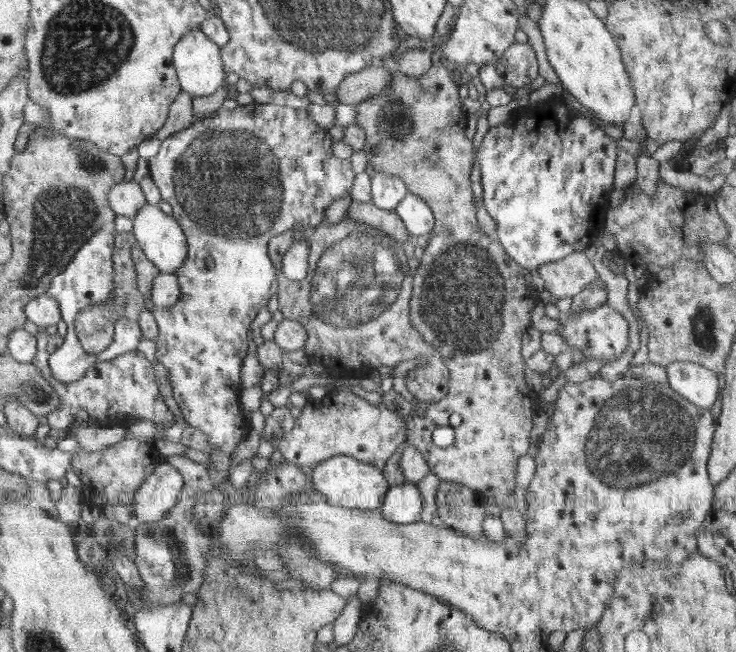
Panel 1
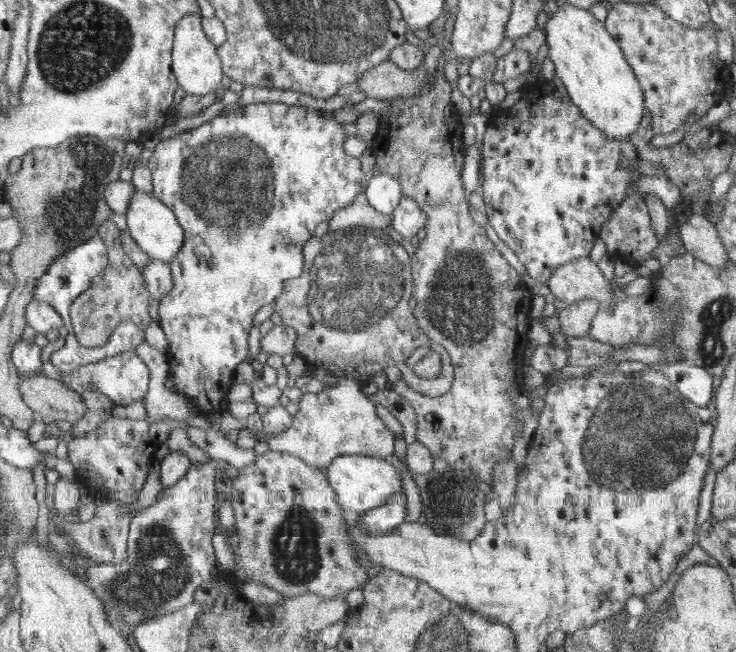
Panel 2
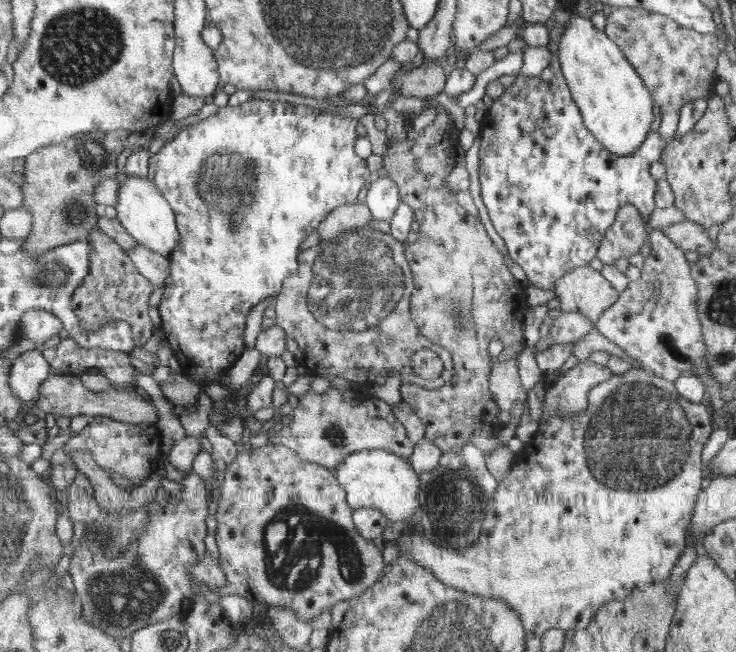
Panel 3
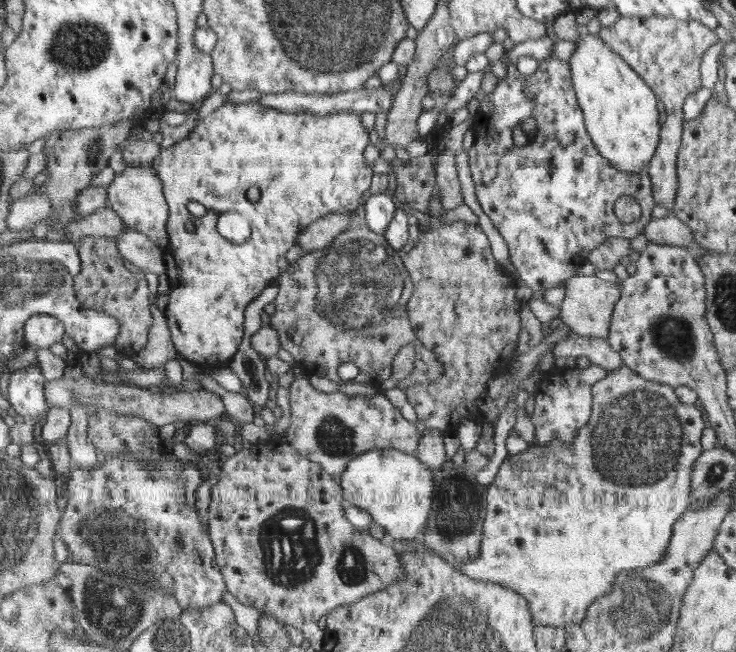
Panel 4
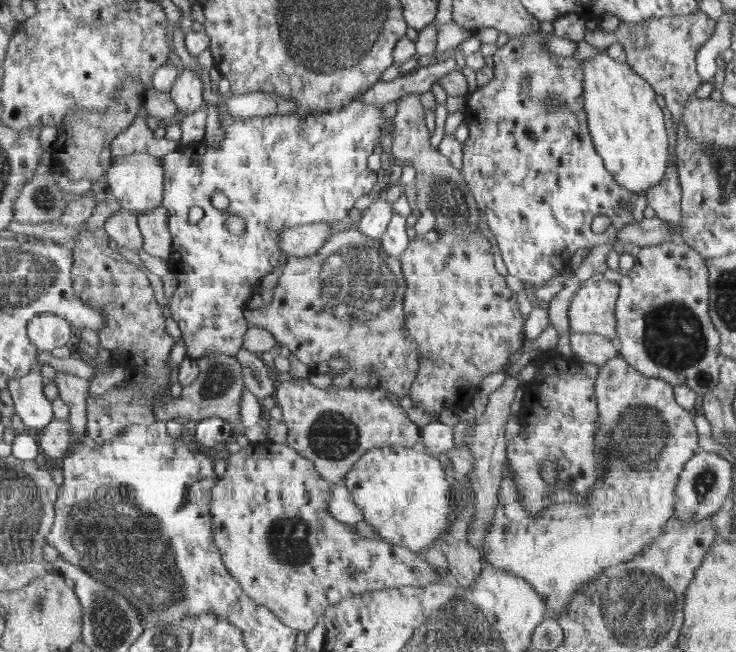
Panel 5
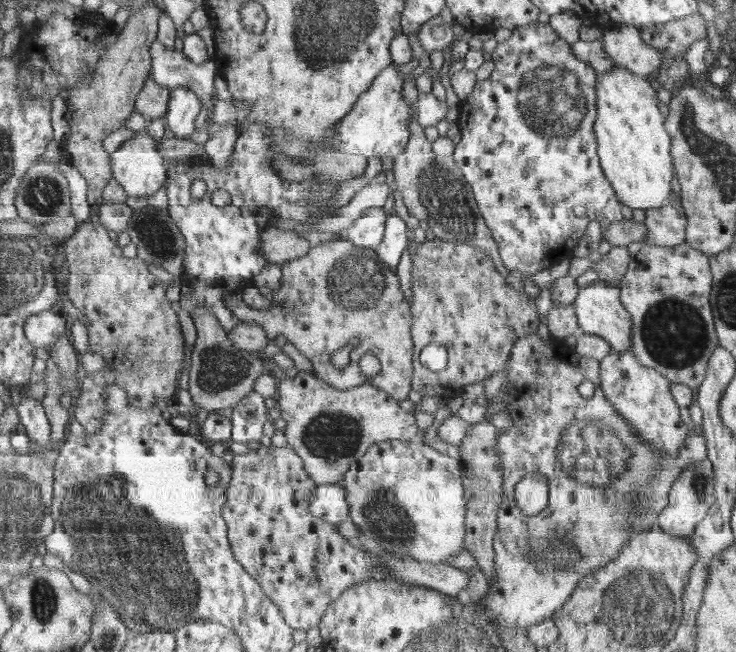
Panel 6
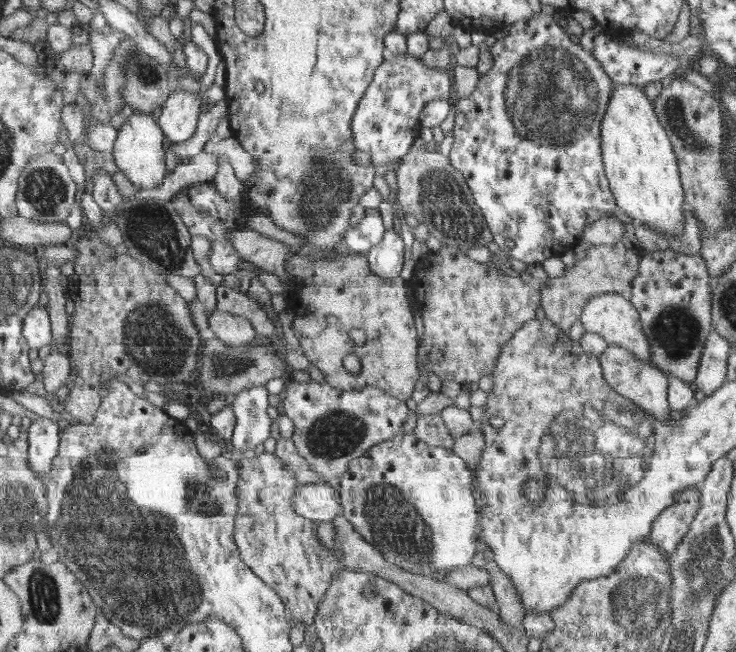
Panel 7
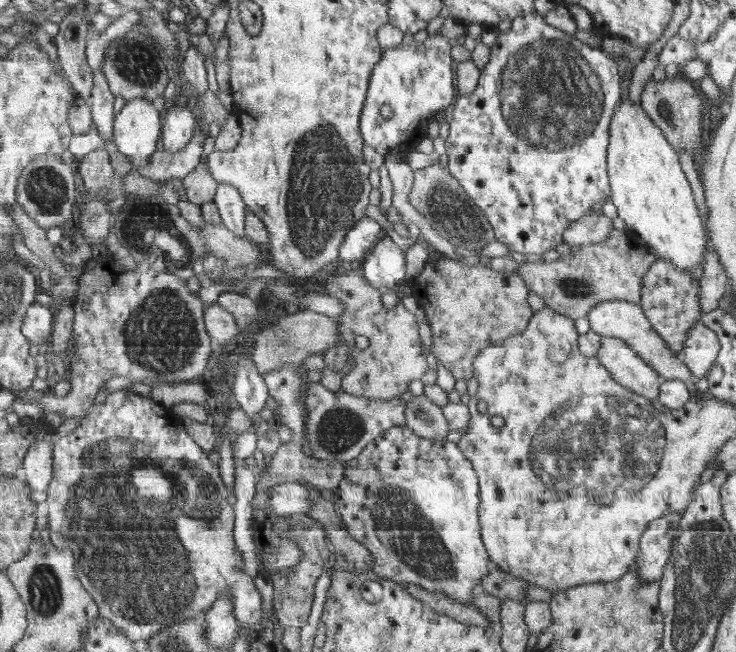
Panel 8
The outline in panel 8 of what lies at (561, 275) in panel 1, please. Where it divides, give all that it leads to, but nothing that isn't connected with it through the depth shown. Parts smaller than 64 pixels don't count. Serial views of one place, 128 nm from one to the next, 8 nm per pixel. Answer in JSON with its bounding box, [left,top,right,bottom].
[588,300,701,400]

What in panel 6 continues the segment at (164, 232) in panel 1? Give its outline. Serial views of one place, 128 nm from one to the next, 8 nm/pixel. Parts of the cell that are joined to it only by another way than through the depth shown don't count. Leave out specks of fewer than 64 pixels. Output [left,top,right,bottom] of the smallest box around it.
[111,129,169,197]

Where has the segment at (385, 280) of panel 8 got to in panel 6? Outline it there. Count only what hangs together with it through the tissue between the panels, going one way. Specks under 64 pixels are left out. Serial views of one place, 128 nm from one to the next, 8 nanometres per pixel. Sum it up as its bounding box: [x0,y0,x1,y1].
[377,211,408,270]

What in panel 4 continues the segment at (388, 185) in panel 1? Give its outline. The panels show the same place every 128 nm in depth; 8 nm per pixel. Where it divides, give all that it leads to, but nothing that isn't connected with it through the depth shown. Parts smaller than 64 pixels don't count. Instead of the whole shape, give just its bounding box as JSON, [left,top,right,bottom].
[362,190,396,235]

